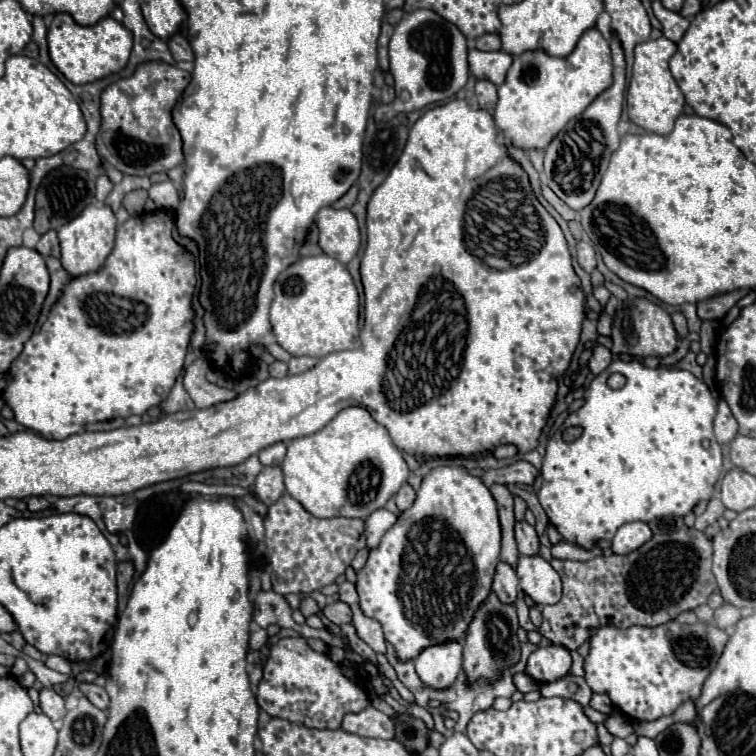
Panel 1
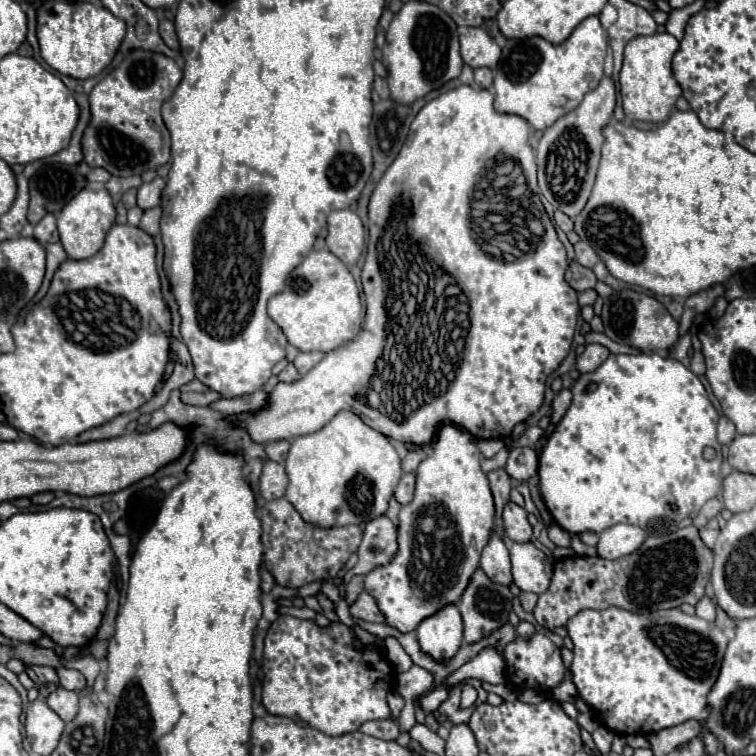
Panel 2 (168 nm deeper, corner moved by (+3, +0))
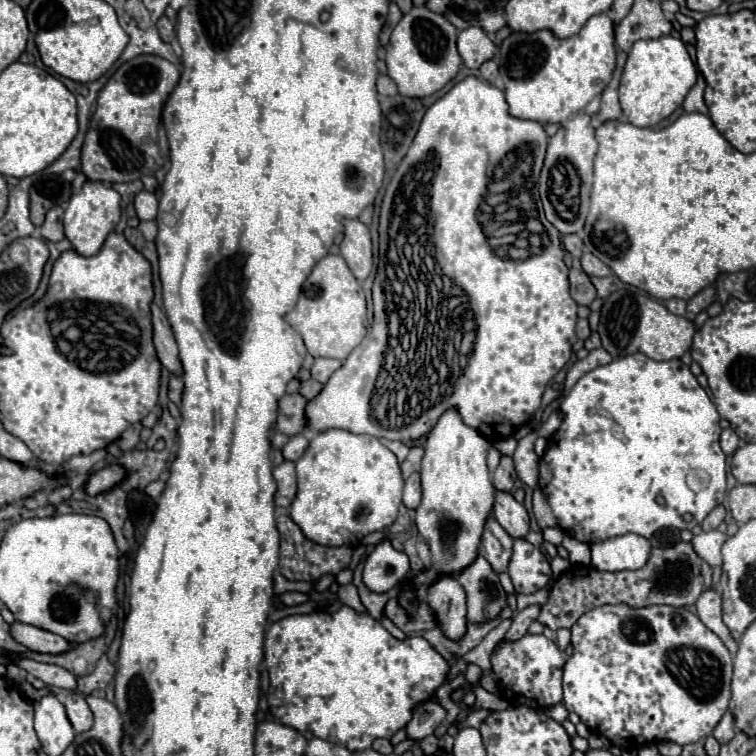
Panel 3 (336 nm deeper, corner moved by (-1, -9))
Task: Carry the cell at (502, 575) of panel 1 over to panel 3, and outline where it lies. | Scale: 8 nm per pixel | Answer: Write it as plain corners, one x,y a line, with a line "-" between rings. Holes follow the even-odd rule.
489,516
485,524
481,554
483,558
487,558
487,562
497,574
507,572
507,566
513,554
513,538
499,526
499,522
493,516

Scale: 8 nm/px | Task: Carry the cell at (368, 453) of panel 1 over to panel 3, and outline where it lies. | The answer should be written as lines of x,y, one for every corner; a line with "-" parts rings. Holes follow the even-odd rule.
341,428
317,434
297,462
297,480
299,488
291,504
291,518
307,538
323,546
355,544
371,532
385,530
395,522
397,510
401,506
403,476
399,470
397,456
387,446
383,446
379,438
369,434
353,434

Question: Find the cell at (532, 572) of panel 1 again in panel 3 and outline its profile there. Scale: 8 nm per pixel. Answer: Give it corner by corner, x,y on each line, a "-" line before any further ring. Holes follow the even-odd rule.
515,540
507,572
513,580
517,594
533,594
553,580
547,558
527,540

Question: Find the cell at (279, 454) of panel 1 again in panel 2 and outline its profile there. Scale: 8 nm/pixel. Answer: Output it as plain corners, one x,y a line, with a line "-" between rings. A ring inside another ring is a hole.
271,441
271,443
267,443
267,447
265,447
267,449
267,459
283,463
287,453
289,453
289,447
291,447
289,441

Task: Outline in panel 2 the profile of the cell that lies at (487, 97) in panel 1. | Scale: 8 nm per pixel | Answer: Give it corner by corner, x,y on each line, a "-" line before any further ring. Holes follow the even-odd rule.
489,67
475,69
475,83
483,89
489,89
493,85
493,71

